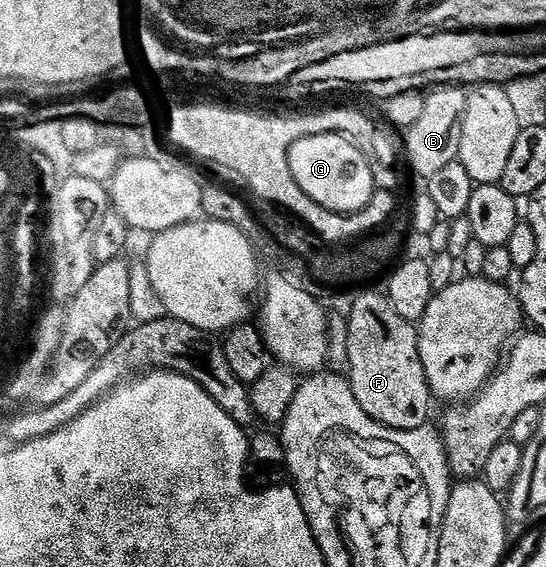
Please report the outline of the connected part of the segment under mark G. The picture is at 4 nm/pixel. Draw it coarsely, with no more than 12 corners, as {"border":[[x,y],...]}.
{"border":[[341,134],[289,148],[293,180],[321,209],[355,214],[376,192],[367,158]]}

